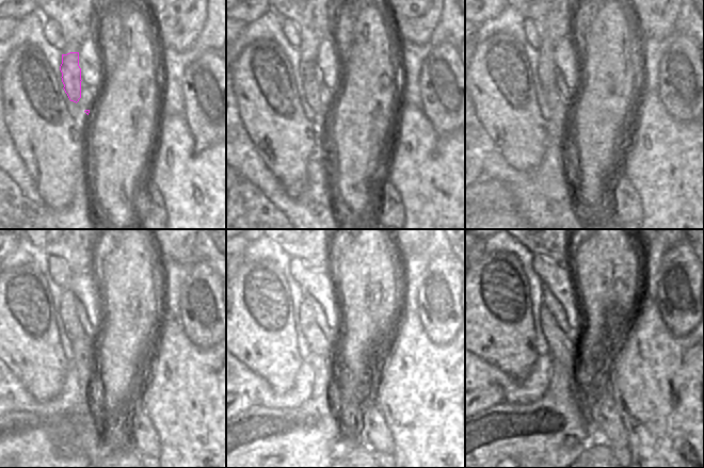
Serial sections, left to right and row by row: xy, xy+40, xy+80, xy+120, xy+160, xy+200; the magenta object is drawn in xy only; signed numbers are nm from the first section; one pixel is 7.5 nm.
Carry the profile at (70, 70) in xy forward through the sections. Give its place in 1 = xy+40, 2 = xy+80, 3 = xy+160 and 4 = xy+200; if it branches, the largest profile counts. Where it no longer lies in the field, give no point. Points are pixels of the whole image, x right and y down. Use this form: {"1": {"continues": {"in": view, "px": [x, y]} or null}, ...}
{"1": {"continues": {"in": "xy+40", "px": [310, 87]}}, "2": {"continues": {"in": "xy+80", "px": [558, 126]}}, "3": {"continues": {"in": "xy+160", "px": [260, 446]}}, "4": {"continues": {"in": "xy+200", "px": [509, 446]}}}

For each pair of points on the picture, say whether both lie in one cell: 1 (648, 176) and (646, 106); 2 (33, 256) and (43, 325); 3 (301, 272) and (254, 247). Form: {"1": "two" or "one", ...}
{"1": "one", "2": "two", "3": "two"}

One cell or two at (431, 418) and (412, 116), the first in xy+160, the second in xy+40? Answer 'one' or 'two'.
one

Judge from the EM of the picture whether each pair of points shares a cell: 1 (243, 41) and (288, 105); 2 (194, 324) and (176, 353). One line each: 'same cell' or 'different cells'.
1: different cells
2: different cells

